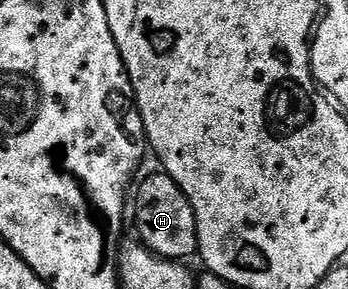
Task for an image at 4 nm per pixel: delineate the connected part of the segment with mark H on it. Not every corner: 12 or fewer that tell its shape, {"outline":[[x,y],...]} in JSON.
{"outline":[[164,172],[131,202],[140,245],[157,257],[197,254],[191,200]]}

